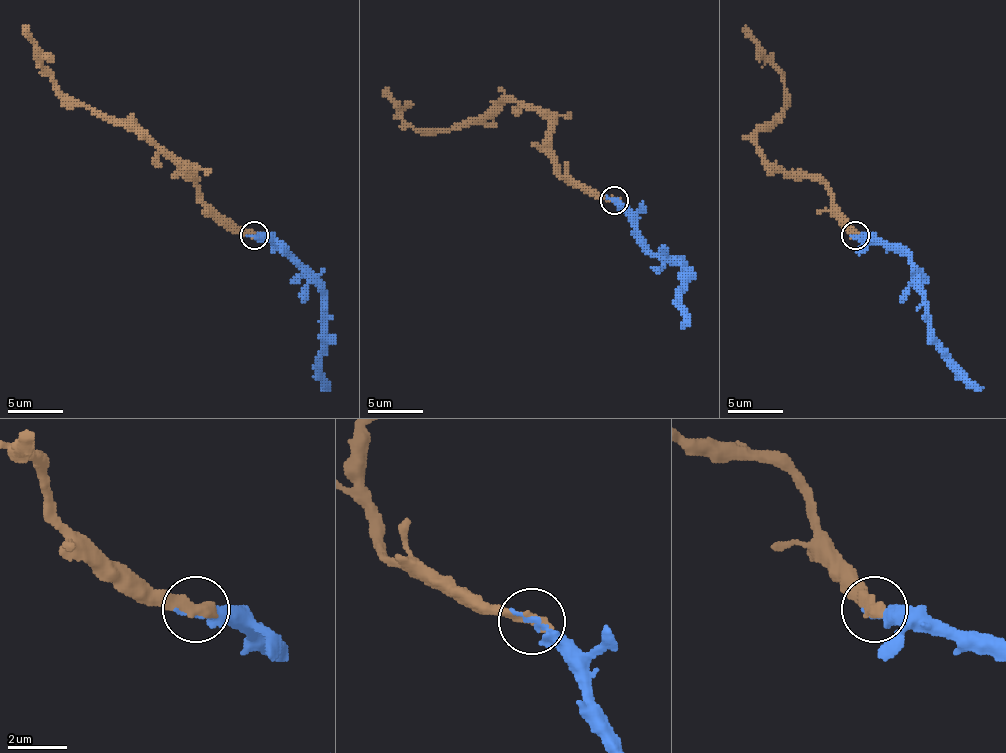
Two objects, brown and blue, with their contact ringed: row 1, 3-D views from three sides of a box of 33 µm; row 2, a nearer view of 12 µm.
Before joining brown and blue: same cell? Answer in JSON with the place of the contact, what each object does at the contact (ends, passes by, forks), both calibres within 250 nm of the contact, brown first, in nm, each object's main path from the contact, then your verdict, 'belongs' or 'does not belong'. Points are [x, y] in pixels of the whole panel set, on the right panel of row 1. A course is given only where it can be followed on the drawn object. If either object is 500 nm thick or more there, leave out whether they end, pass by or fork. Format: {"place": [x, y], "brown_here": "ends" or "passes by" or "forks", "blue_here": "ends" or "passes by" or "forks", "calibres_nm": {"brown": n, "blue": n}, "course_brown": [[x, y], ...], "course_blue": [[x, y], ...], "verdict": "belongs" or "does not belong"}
{"place": [855, 235], "calibres_nm": {"brown": 500, "blue": 240}, "course_brown": [[856, 235], [831, 191], [779, 172], [762, 155], [757, 133], [784, 108], [784, 92], [781, 73], [745, 26]], "course_blue": [[856, 235], [870, 235], [895, 244], [908, 257], [911, 280], [922, 293], [928, 335], [975, 384], [983, 387]], "verdict": "belongs"}

